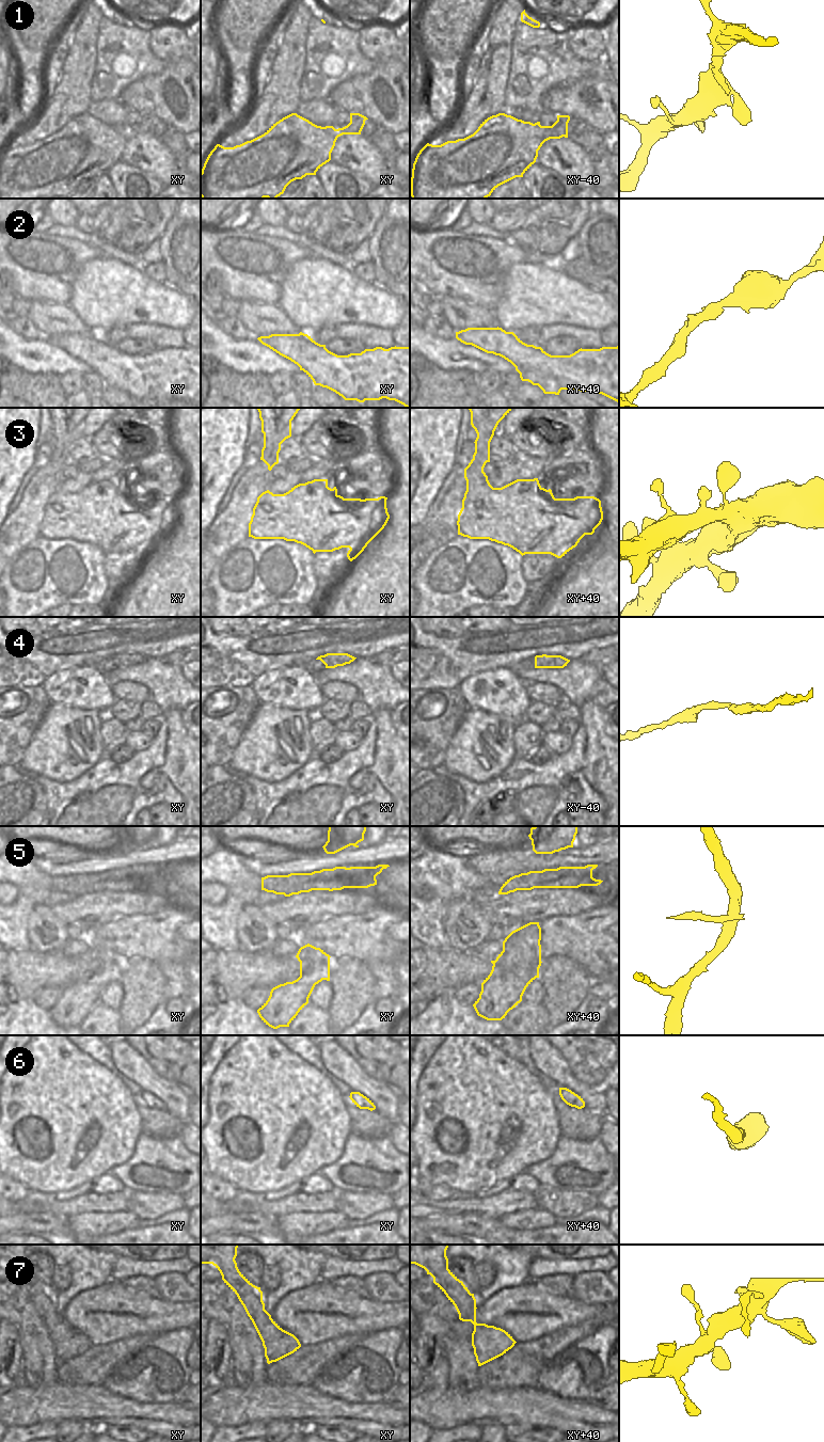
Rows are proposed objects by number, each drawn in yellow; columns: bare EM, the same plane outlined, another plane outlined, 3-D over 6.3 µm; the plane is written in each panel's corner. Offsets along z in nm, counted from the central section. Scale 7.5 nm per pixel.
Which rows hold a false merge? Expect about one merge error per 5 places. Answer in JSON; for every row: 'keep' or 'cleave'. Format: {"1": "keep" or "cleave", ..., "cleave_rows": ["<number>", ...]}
{"1": "keep", "2": "keep", "3": "keep", "4": "keep", "5": "keep", "6": "keep", "7": "keep", "cleave_rows": []}

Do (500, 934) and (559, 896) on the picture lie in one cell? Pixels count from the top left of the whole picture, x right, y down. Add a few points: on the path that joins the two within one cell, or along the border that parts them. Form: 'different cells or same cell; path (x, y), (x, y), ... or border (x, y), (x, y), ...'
different cells; border (492, 923), (502, 925), (507, 931), (507, 935)

